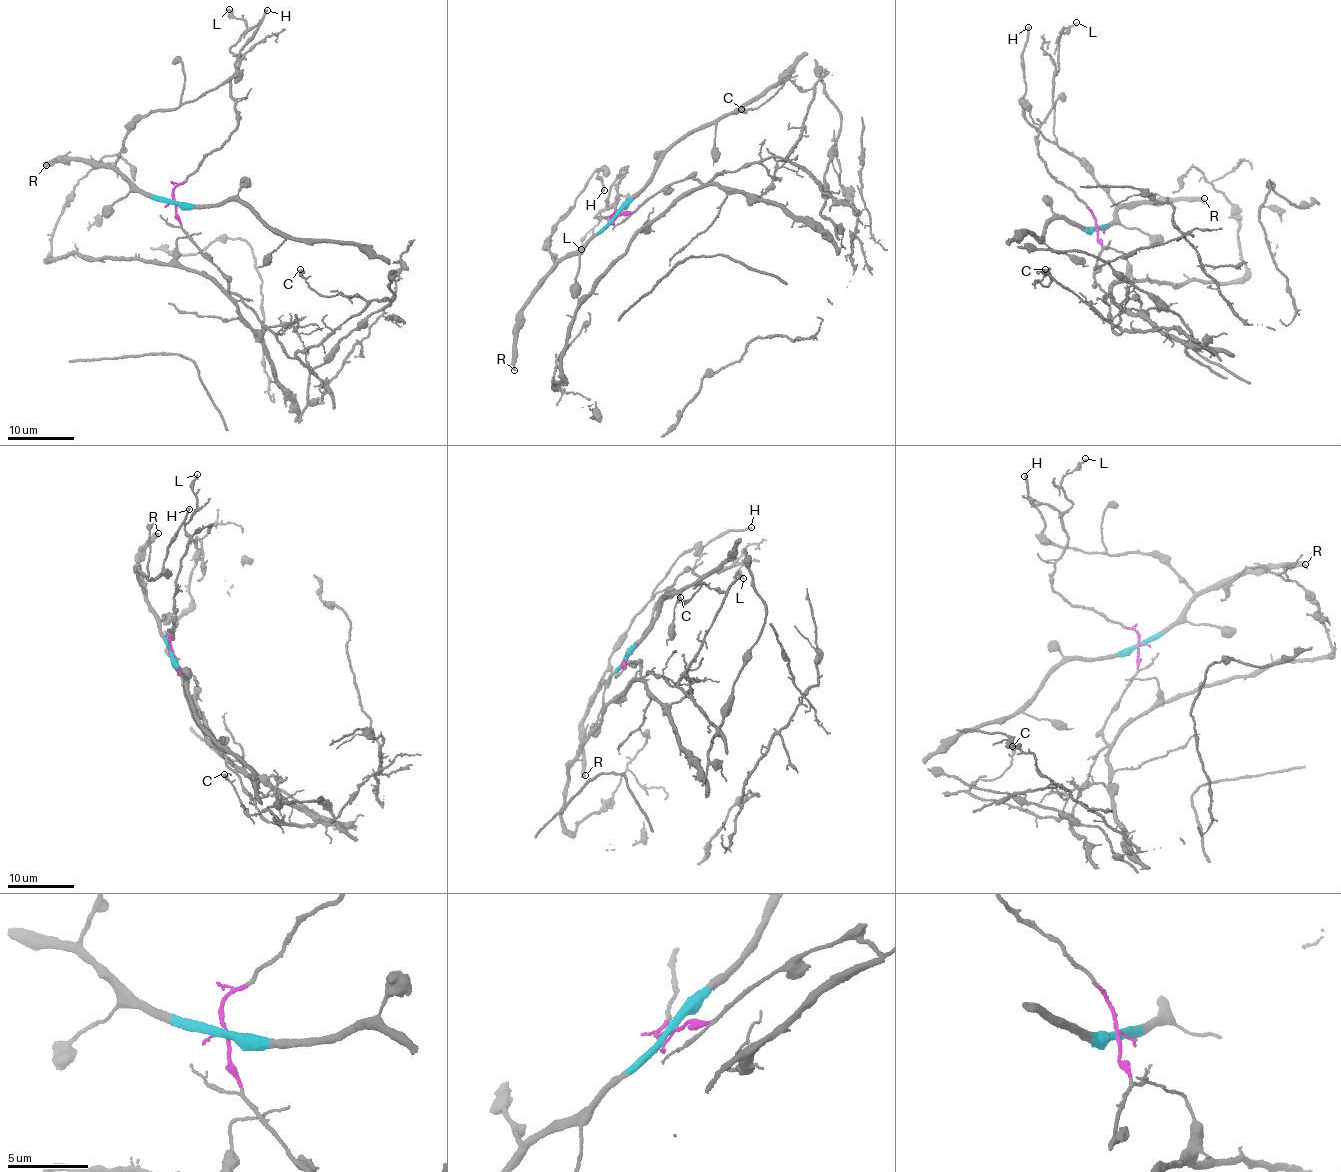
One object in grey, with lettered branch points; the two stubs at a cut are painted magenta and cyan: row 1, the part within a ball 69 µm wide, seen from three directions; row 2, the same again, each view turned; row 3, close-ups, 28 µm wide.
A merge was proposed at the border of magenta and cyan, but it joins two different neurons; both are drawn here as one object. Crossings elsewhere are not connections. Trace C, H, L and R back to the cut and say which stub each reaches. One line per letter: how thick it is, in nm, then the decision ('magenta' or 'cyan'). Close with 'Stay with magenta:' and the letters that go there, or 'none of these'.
C: 400 nm | magenta
H: 200 nm | cyan
L: 160 nm | magenta
R: 440 nm | cyan
Stay with magenta: C, L

